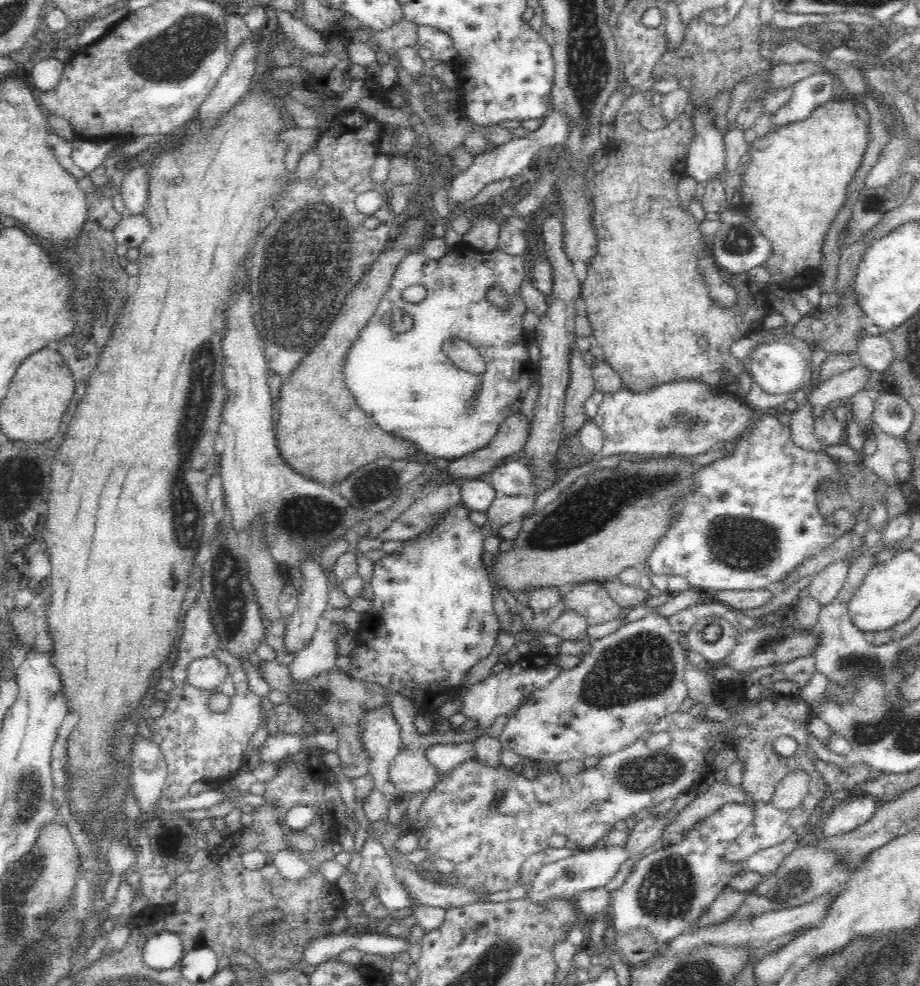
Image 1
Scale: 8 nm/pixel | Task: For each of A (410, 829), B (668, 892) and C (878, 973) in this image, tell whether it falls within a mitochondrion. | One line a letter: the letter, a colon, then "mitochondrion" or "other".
A: other
B: mitochondrion
C: mitochondrion

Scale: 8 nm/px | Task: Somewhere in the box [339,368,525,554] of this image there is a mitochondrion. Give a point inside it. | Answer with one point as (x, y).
(378, 482)

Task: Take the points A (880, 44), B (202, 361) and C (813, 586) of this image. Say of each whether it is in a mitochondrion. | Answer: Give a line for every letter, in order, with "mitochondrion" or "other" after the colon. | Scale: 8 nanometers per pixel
A: other
B: mitochondrion
C: other

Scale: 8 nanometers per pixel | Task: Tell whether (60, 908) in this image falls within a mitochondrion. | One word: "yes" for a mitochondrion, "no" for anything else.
no

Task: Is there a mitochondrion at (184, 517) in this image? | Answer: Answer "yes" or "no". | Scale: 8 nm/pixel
yes

